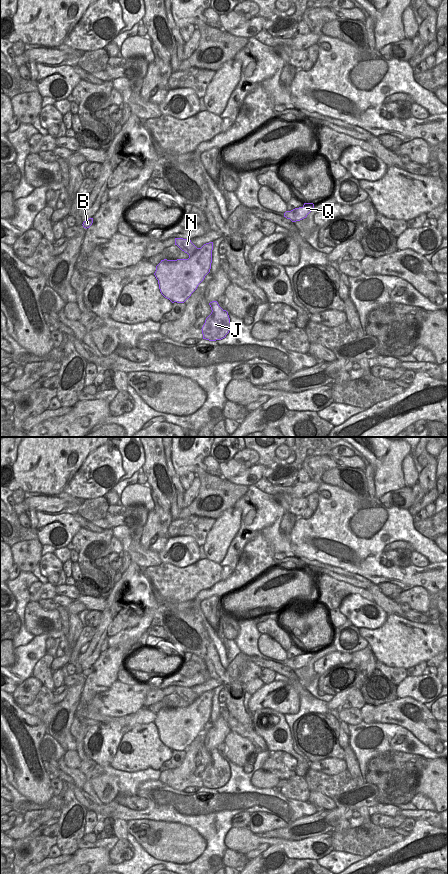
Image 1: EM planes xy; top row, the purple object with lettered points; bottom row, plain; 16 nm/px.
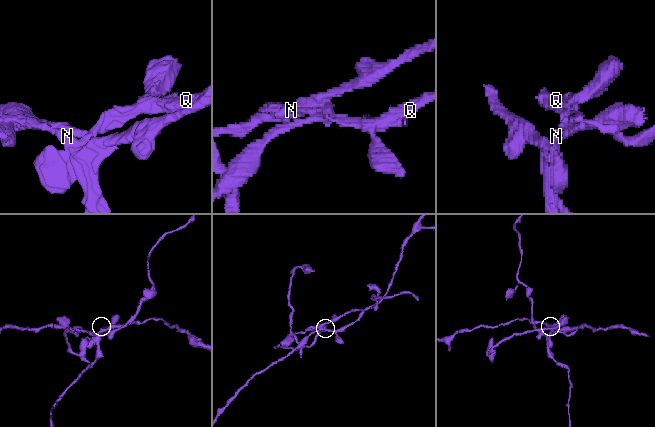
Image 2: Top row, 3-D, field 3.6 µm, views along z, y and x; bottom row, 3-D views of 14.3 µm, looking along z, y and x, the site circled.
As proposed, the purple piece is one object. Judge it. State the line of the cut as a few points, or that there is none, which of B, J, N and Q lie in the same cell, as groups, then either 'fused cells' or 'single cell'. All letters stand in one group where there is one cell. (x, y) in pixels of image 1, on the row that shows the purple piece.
xy (202, 276), (196, 279), (198, 284) | B N Q / J | fused cells

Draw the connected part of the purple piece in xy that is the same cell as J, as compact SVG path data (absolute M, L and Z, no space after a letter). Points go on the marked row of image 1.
M217 301L209 303L211 314L206 318L202 327L203 339L209 341L221 340L226 337L231 328L228 312L223 310Z

